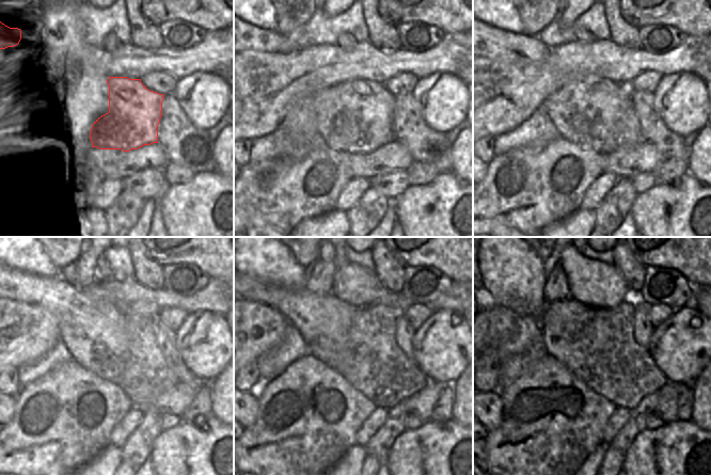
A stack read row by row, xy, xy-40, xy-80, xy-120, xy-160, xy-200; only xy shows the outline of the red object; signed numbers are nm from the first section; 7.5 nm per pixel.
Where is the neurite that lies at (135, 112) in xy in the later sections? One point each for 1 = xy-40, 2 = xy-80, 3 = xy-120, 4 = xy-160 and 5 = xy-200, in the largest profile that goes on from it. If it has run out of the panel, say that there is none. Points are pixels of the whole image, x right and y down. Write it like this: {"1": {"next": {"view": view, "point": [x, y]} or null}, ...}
{"1": {"next": {"view": "xy-40", "point": [357, 117]}}, "2": {"next": {"view": "xy-80", "point": [588, 116]}}, "3": {"next": {"view": "xy-120", "point": [103, 350]}}, "4": {"next": {"view": "xy-160", "point": [326, 338]}}, "5": {"next": {"view": "xy-200", "point": [554, 315]}}}

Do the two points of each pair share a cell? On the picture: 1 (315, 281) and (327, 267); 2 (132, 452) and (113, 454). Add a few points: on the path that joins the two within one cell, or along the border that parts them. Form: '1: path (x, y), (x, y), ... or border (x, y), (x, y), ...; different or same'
1: path (318, 278), (324, 270); same
2: border (121, 448), (121, 457), (124, 460); different

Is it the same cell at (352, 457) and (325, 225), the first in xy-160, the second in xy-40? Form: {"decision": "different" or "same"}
{"decision": "same"}

